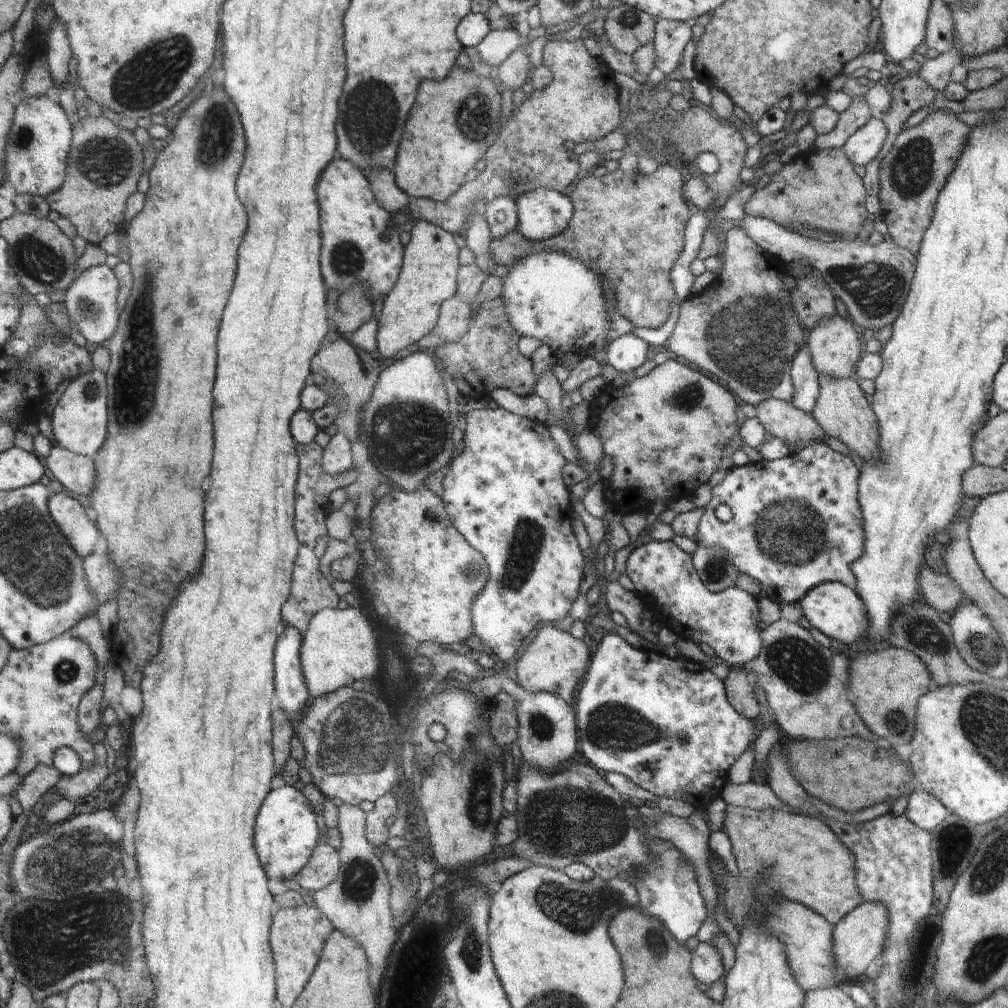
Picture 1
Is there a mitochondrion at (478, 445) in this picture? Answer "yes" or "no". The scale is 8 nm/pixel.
no

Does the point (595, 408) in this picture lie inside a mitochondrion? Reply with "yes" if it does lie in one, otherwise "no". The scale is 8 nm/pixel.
no

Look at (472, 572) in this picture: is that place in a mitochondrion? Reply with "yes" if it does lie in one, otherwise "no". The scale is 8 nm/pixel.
yes

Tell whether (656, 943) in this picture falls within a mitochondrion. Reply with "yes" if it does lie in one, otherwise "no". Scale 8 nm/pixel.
yes

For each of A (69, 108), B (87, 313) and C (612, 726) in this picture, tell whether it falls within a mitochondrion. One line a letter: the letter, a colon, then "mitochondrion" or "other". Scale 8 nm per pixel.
A: other
B: mitochondrion
C: mitochondrion

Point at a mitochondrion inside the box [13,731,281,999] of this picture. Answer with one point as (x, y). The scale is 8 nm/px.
(68, 861)

